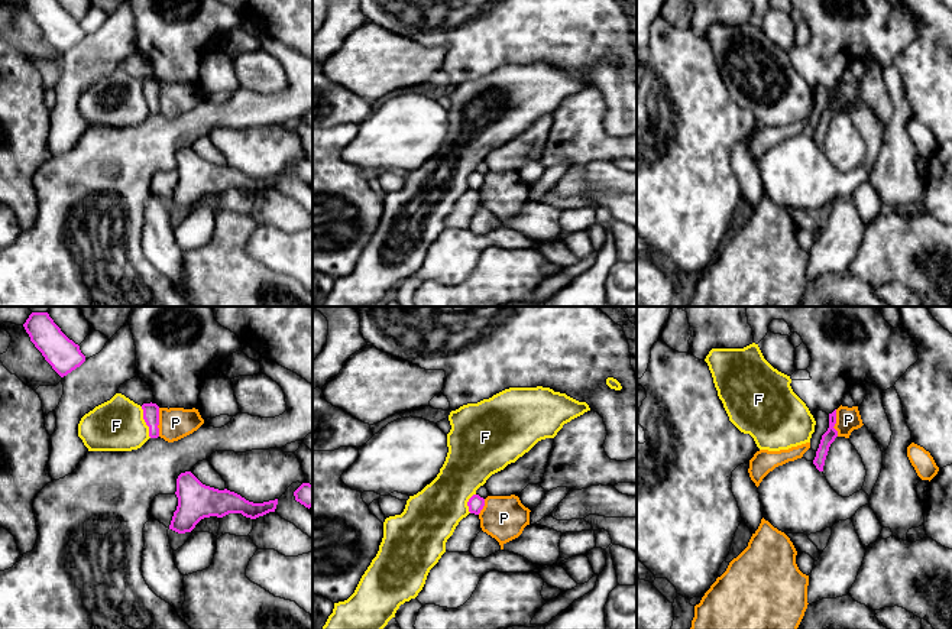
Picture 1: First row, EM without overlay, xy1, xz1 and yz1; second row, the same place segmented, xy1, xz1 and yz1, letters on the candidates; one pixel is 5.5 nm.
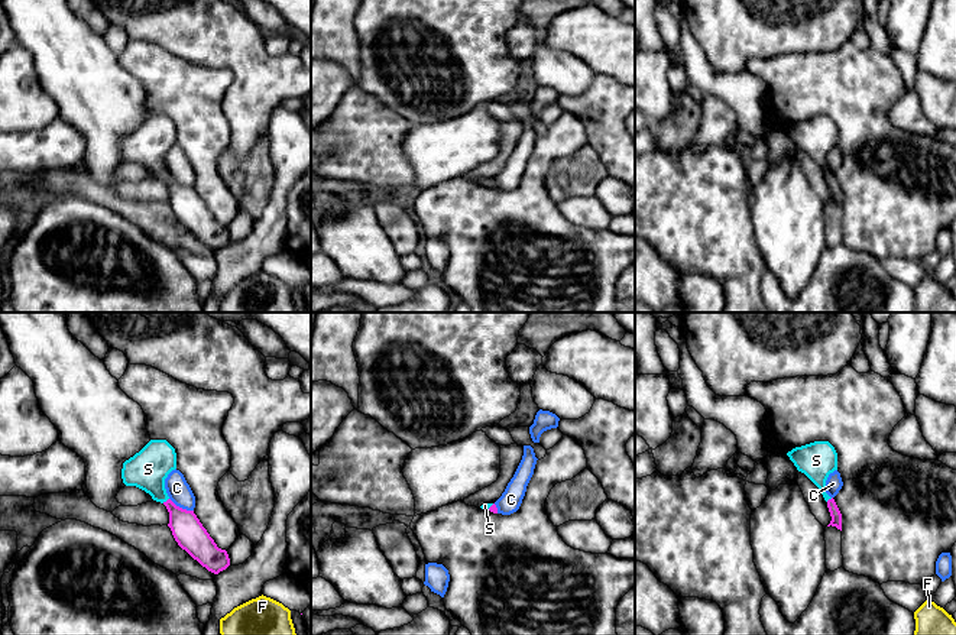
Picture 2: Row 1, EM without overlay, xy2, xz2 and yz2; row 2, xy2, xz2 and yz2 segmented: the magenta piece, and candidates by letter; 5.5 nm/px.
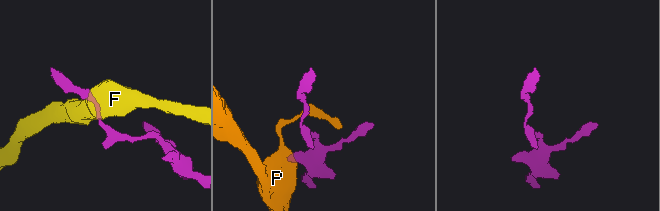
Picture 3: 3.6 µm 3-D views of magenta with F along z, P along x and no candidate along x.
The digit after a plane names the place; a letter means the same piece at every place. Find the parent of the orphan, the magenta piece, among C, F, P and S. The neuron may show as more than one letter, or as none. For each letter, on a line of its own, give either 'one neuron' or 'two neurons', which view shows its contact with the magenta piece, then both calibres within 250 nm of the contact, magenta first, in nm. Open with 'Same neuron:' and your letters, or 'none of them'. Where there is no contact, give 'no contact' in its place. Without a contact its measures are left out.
Same neuron: S
C: two neurons; contact in xy2; calibres 170 and 130 nm
F: two neurons; contact in xy1; calibres 100 and 280 nm
P: two neurons; contact in xy1; calibres 100 and 180 nm
S: one neuron; contact in xy2; calibres 170 and 220 nm

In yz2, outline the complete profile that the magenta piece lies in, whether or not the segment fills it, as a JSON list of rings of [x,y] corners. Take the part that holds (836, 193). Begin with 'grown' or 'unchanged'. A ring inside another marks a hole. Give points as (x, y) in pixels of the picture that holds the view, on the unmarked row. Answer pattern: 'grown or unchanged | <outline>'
grown | [[[814,117],[795,123],[787,129],[798,148],[804,149],[820,166],[832,192],[827,203],[836,203],[842,207],[842,189],[835,178],[826,169],[826,156],[830,149],[837,146],[837,129],[829,117]]]

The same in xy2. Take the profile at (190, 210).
grown | [[[150,116],[123,139],[121,155],[126,162],[136,162],[163,179],[178,221],[208,247],[218,250],[230,242],[227,227],[217,223],[194,187],[176,182],[166,169],[165,155],[175,145],[175,124],[166,116]]]

